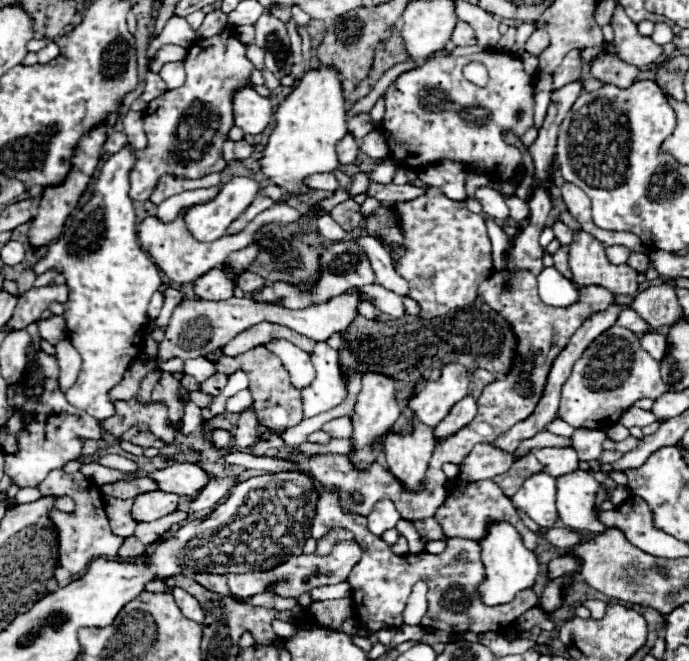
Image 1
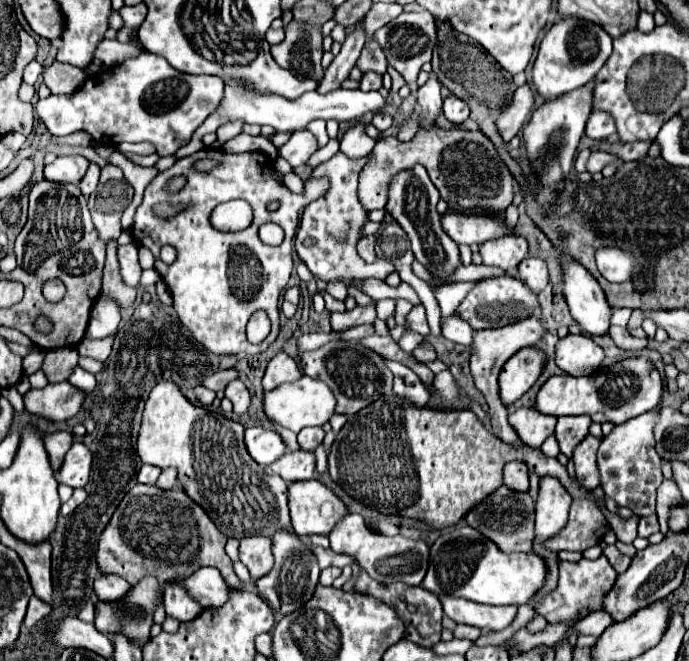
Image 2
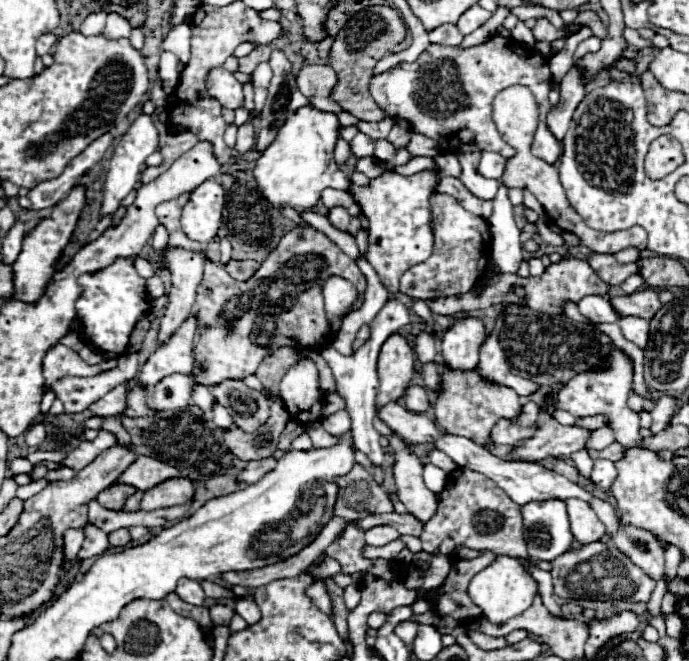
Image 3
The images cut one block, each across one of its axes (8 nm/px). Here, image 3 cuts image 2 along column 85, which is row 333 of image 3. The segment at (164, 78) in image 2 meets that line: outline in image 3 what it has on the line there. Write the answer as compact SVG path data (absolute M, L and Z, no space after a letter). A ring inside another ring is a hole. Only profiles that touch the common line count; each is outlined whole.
M116 260L116 264L104 268L96 276L82 276L80 284L86 288L84 294L76 300L78 316L84 322L82 338L88 346L106 352L106 354L124 354L128 350L130 334L136 326L140 314L148 312L150 300L146 296L146 280L136 274L134 260Z

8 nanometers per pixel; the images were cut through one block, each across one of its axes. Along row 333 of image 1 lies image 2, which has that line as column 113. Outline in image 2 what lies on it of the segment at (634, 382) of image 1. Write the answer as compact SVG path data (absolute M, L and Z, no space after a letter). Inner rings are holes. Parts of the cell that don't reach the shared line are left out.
M142 580L128 596L116 604L96 602L96 630L100 632L124 632L144 644L150 638L152 626L152 608L156 606L156 592L162 592L162 586L156 580Z

